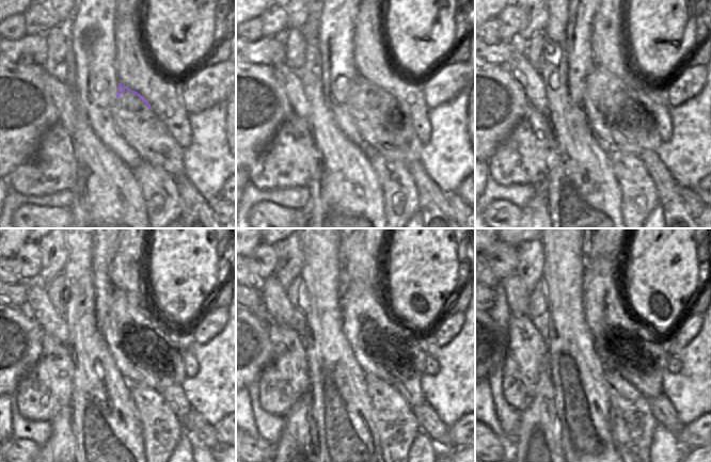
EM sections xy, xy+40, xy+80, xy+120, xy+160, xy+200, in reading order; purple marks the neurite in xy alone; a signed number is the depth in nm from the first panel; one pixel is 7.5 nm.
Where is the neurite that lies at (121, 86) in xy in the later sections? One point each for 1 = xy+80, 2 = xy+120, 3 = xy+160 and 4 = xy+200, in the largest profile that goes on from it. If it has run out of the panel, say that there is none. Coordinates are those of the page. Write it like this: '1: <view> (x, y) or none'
1: xy+80 (614, 92)
2: xy+120 (161, 347)
3: xy+160 (410, 355)
4: xy+200 (643, 360)

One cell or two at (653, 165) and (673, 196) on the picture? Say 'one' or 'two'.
one

